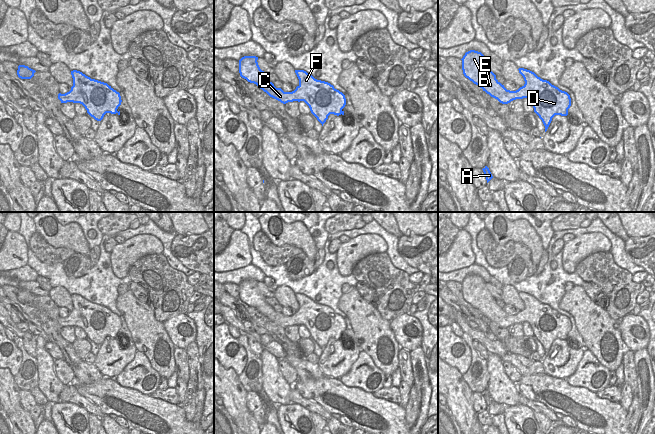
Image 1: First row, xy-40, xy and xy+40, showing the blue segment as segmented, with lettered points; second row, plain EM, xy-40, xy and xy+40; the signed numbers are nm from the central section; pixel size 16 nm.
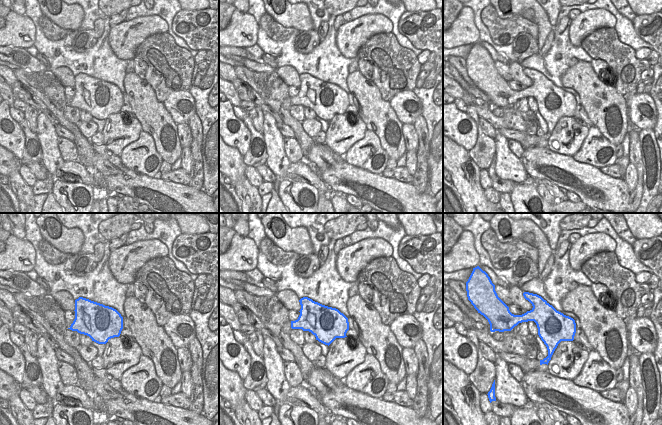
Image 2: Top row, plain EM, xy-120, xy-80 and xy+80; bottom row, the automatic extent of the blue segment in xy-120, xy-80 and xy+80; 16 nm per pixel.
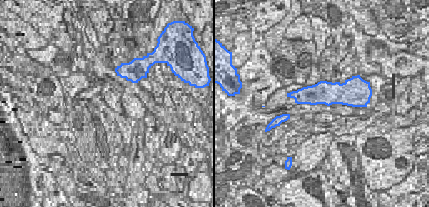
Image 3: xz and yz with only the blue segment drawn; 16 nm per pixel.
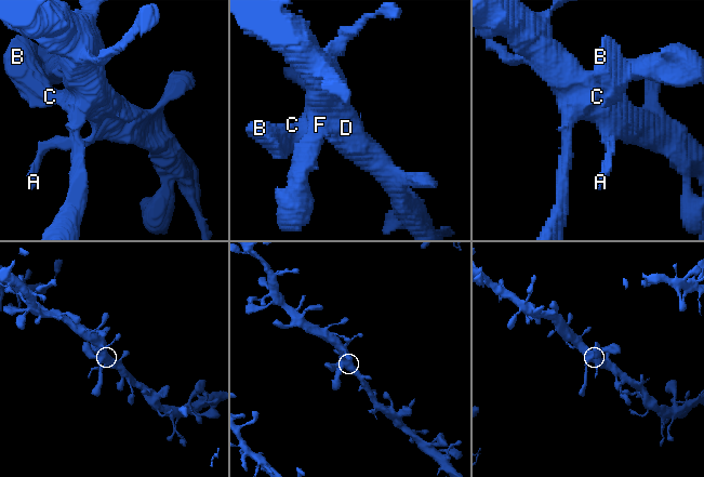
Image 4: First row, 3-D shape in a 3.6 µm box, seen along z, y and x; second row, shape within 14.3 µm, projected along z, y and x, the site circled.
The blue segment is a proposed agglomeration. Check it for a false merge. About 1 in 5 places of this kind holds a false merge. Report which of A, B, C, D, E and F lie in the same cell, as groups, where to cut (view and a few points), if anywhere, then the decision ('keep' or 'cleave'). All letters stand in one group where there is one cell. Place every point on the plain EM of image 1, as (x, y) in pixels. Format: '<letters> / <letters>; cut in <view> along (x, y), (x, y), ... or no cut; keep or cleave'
A B C D E F; no cut; keep

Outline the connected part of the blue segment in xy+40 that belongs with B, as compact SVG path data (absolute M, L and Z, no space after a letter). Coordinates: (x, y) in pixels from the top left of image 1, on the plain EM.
M470 274L461 284L464 300L500 327L508 328L516 323L528 322L534 336L542 344L545 356L555 339L568 339L571 330L570 319L549 305L541 303L534 296L519 292L525 308L516 315L510 315L496 303L481 276Z

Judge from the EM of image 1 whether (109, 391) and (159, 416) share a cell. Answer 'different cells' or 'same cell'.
same cell

